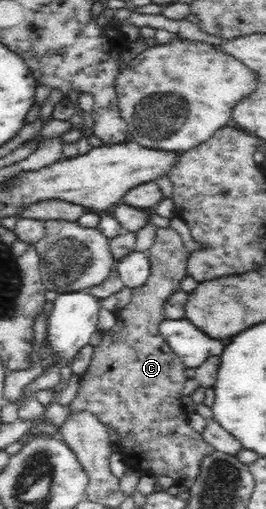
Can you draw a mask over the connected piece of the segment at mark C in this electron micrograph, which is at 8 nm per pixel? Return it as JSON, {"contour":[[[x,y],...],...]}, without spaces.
{"contour":[[[156,228],[154,245],[147,250],[147,255],[150,261],[150,274],[148,280],[140,287],[131,289],[131,302],[125,304],[123,308],[116,313],[116,324],[112,330],[108,332],[101,332],[101,343],[94,347],[94,355],[90,362],[90,367],[84,372],[80,378],[79,388],[77,390],[77,395],[73,398],[71,402],[71,412],[80,412],[80,410],[87,410],[91,412],[100,420],[100,423],[106,424],[106,427],[118,432],[121,440],[120,450],[124,453],[125,462],[129,464],[137,464],[140,468],[140,472],[156,475],[168,475],[172,479],[182,479],[191,480],[195,479],[200,470],[202,470],[202,462],[204,458],[208,458],[210,454],[214,454],[215,449],[209,446],[206,441],[203,440],[200,434],[196,433],[192,426],[189,426],[188,413],[189,411],[184,405],[184,384],[189,379],[187,374],[184,372],[185,366],[182,365],[182,361],[178,359],[176,353],[172,352],[169,348],[168,343],[164,341],[164,337],[160,336],[158,330],[156,329],[158,324],[163,320],[166,320],[166,315],[164,315],[164,304],[168,300],[169,296],[172,296],[175,292],[180,291],[180,281],[184,276],[187,275],[187,261],[190,257],[188,249],[182,243],[180,236],[172,229],[168,228]]]}

